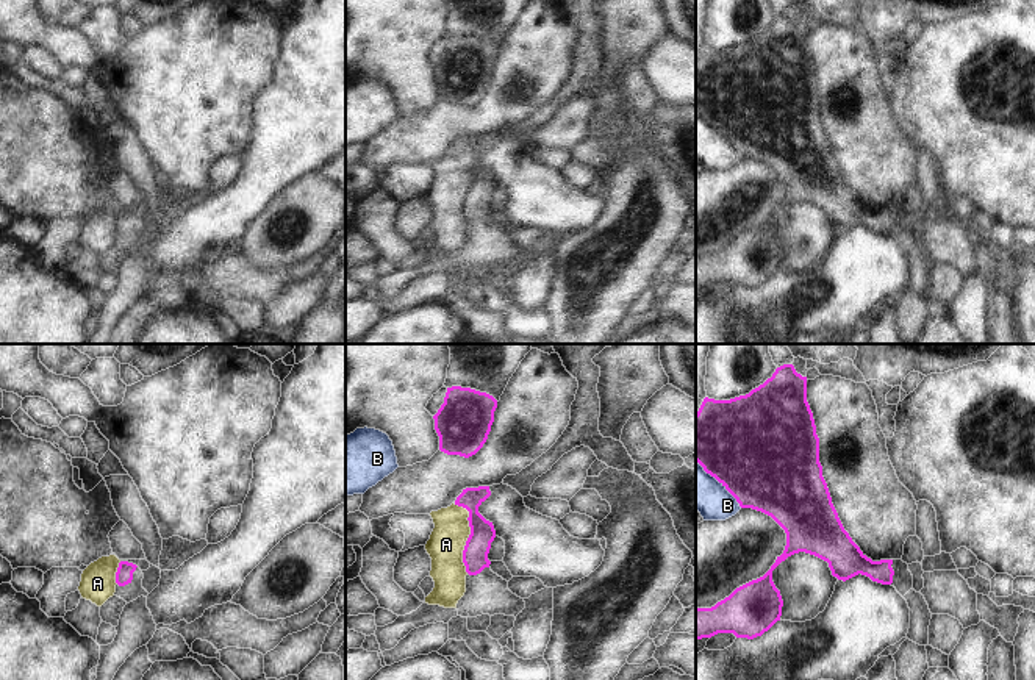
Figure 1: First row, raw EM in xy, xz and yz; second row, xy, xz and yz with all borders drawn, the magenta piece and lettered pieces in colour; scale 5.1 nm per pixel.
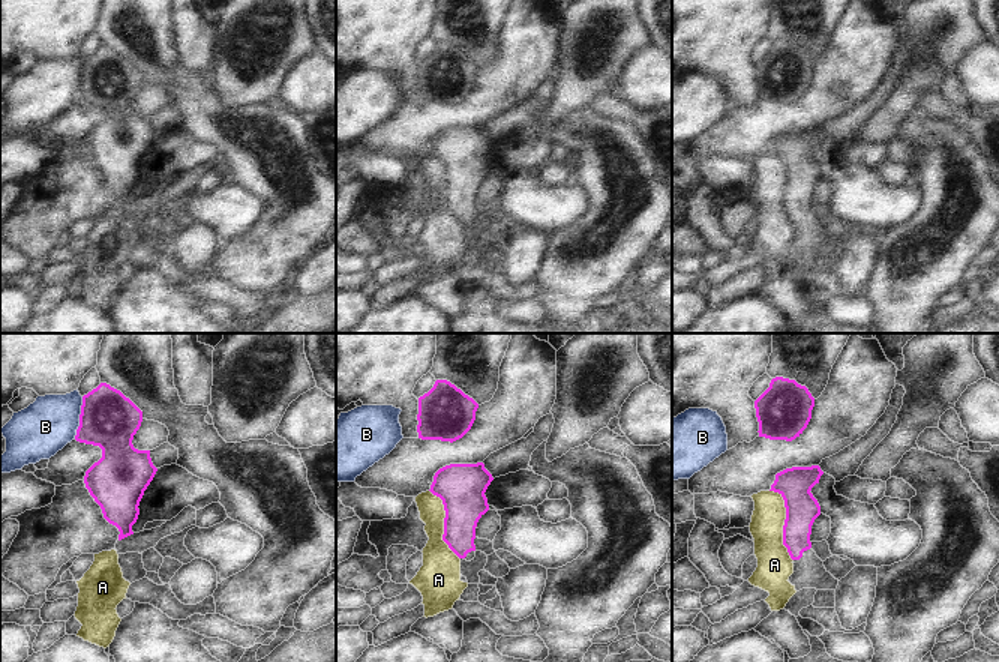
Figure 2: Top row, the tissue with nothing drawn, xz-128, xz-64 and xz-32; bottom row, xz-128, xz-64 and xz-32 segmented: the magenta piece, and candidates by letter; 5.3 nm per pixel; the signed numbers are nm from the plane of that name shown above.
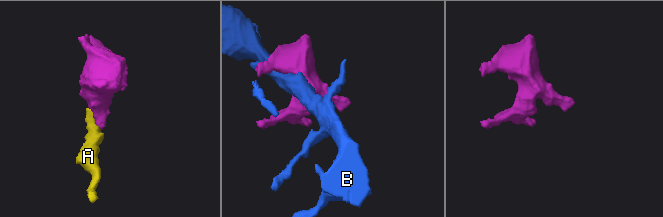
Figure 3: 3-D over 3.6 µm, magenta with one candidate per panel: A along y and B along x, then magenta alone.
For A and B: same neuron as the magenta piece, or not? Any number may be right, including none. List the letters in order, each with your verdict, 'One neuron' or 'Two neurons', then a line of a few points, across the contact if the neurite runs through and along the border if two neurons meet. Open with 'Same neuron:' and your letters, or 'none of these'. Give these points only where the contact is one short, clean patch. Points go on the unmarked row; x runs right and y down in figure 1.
Same neuron: none of these
A: Two neurons. Line: xz (454, 153), (468, 161), (469, 186), (463, 200), (468, 222)
B: Two neurons

